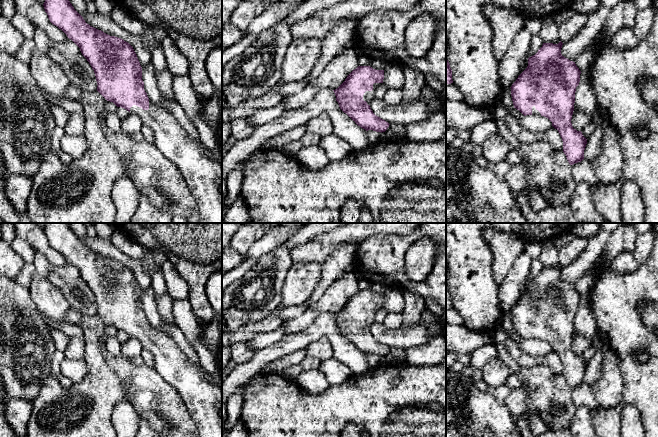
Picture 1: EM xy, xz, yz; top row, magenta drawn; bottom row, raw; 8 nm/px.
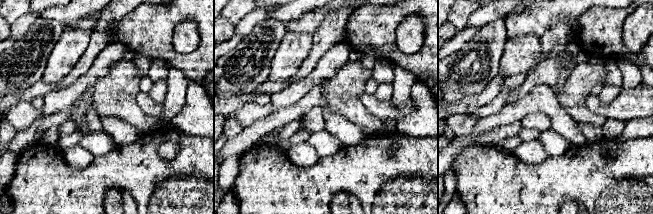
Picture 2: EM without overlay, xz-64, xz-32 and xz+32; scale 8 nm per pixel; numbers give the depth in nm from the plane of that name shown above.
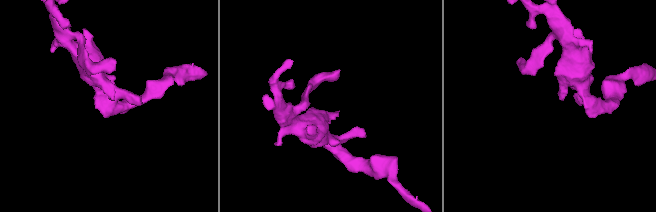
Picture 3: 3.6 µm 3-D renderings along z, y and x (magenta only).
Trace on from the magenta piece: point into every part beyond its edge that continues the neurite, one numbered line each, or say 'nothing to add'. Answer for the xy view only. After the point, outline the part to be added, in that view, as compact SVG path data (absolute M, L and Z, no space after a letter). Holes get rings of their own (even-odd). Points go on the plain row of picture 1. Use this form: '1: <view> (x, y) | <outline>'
1: xy (203, 398) | M149 324L148 334L133 329L130 338L139 340L144 349L153 354L154 369L179 392L197 426L199 437L222 437L222 415L219 412L222 405L220 386L210 382L202 368L193 364L173 338L164 331L157 330Z

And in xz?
1: xz (368, 319) | M374 307L373 308L373 314L372 315L366 315L364 317L363 324L366 325L368 329L370 329L370 326L372 325L372 323L375 322L374 321L375 315L381 309L383 309L383 307Z

